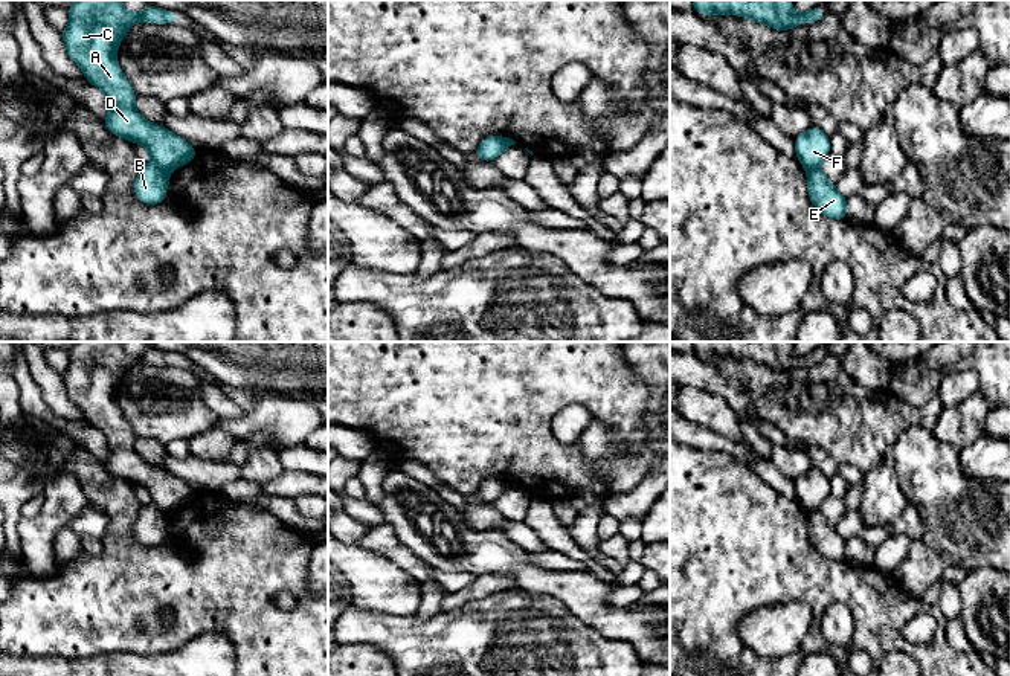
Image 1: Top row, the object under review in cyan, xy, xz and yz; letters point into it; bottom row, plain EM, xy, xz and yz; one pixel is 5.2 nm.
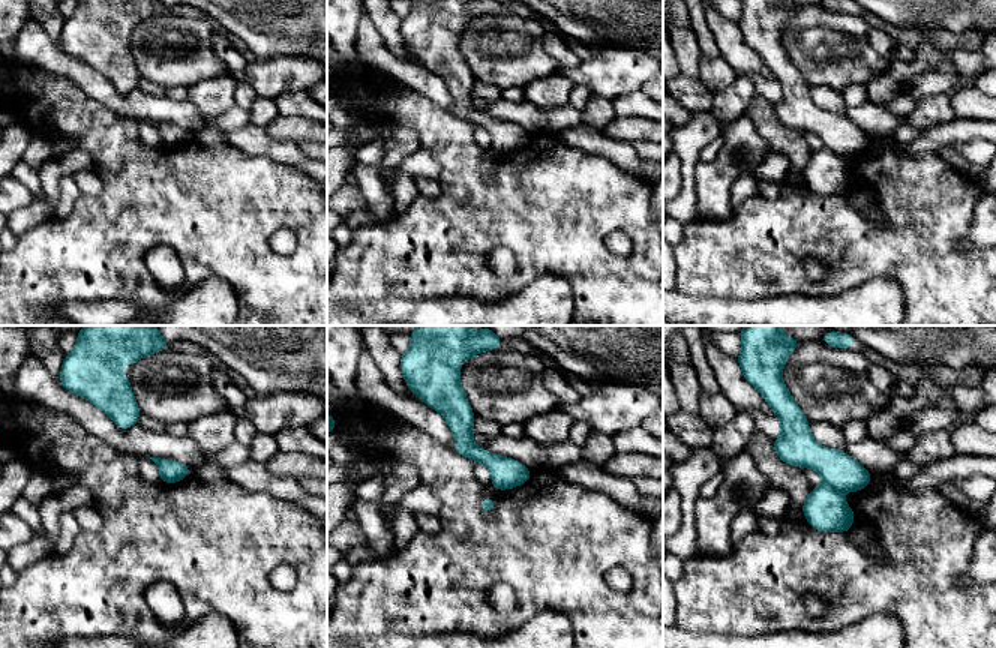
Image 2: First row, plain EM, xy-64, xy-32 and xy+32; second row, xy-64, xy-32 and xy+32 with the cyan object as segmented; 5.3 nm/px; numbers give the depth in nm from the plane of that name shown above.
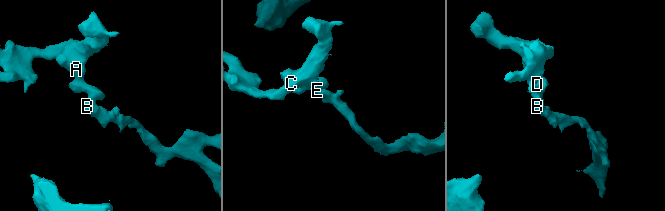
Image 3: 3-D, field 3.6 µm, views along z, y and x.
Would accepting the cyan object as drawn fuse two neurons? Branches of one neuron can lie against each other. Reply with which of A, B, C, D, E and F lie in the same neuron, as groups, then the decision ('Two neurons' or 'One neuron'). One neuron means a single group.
Groups: A C D F / B E. Two neurons

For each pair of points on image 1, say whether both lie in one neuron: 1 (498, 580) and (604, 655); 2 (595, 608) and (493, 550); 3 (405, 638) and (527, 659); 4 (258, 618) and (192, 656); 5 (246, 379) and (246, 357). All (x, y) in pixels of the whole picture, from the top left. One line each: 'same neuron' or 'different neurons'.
1: different neurons
2: same neuron
3: same neuron
4: different neurons
5: same neuron

